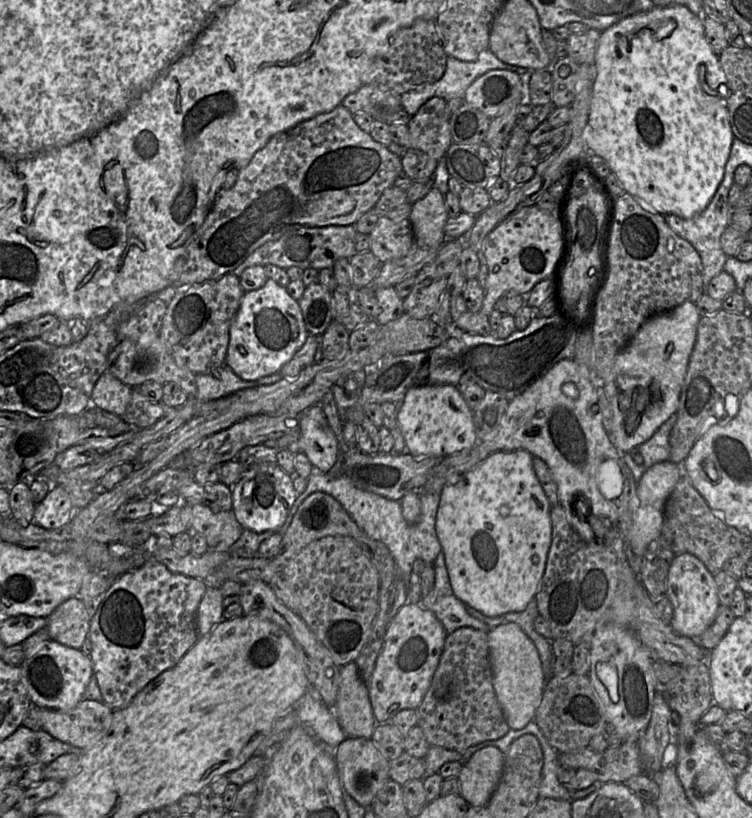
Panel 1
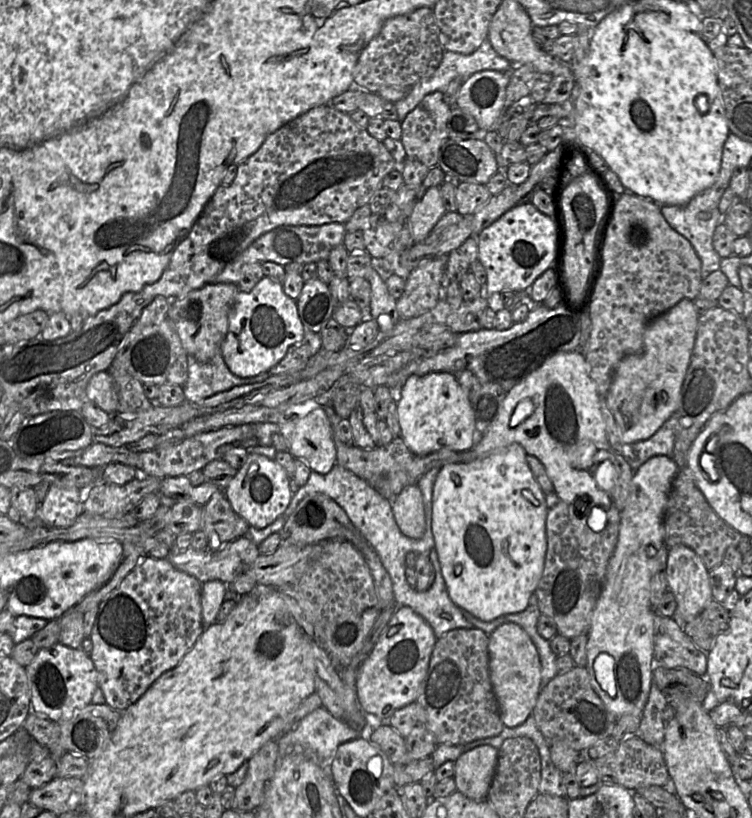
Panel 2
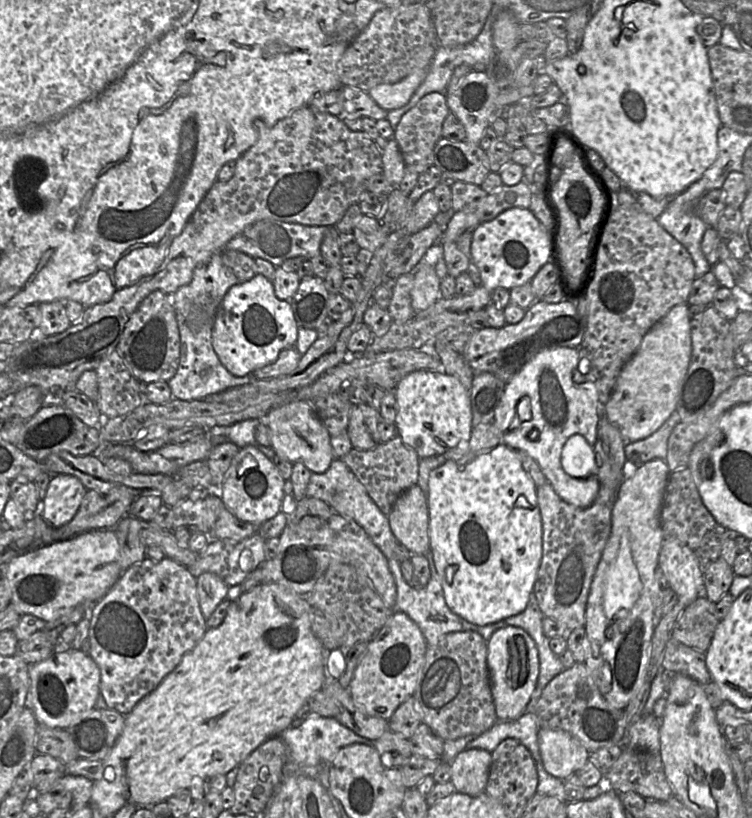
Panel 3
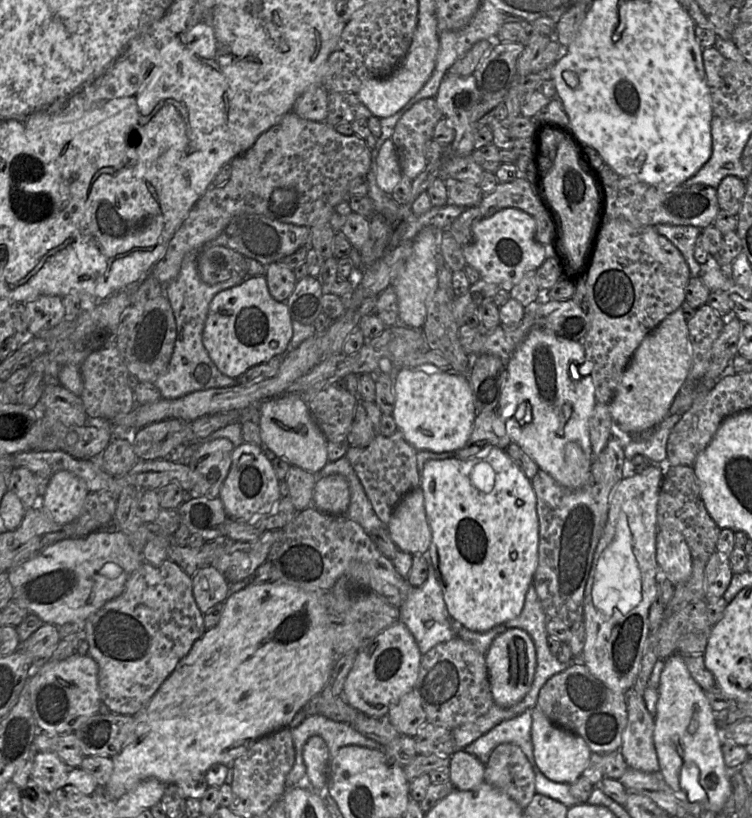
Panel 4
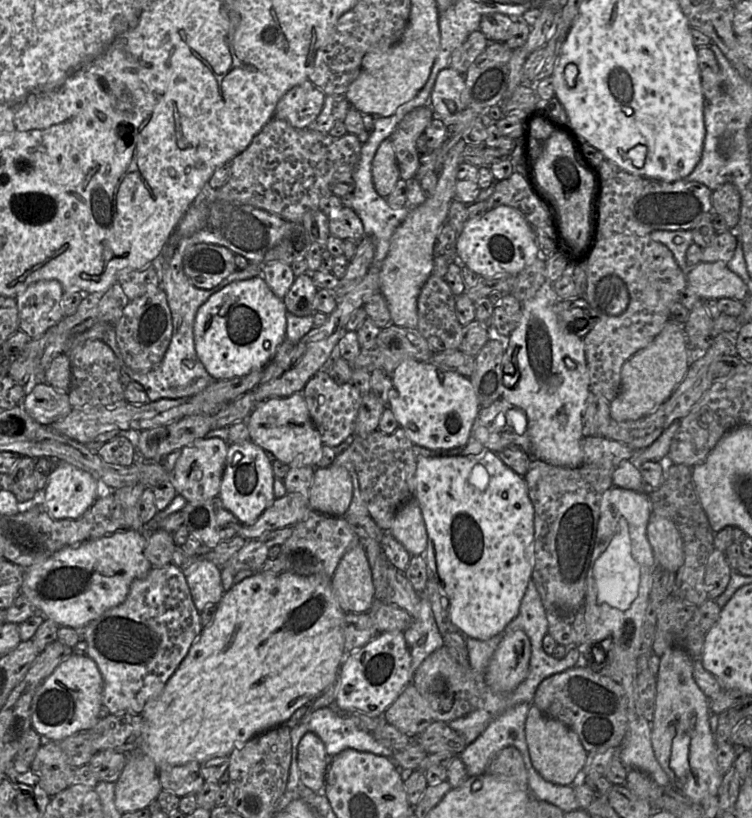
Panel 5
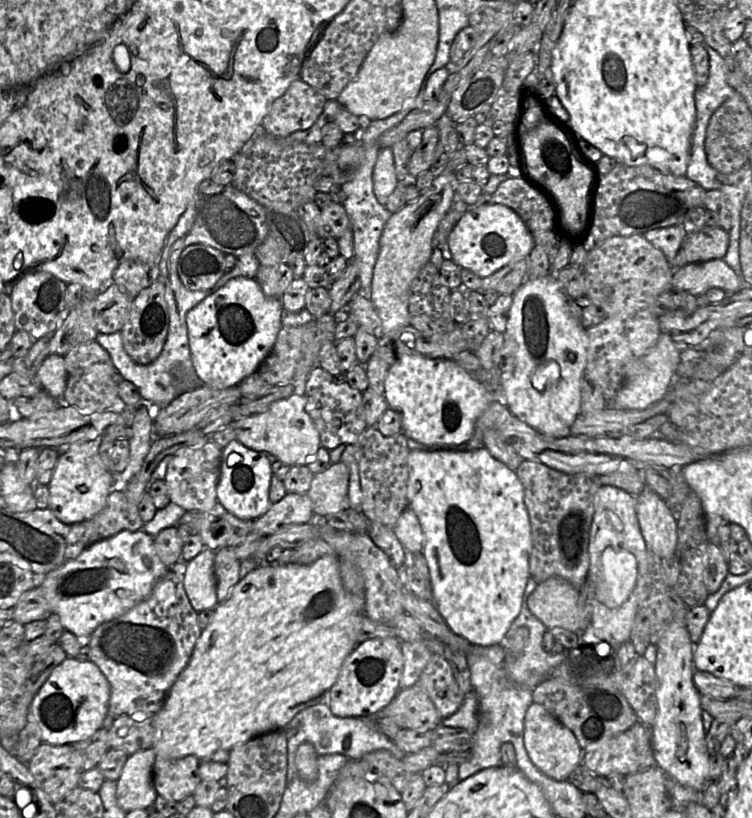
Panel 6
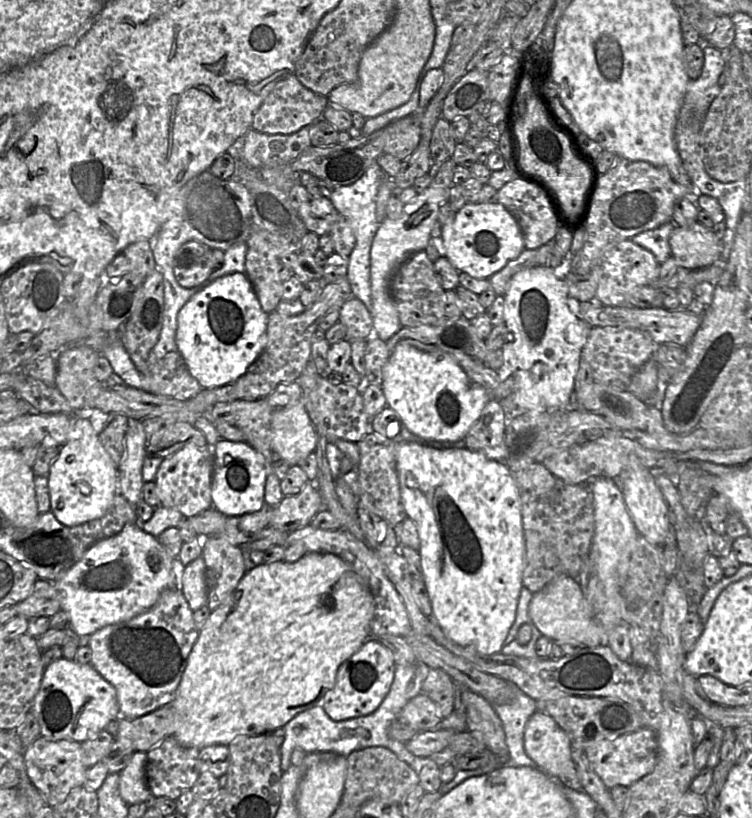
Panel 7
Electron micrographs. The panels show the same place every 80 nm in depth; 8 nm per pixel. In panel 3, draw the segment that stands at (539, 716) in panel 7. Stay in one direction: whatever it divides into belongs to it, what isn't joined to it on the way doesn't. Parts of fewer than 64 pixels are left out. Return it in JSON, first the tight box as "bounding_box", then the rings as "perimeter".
{"bounding_box":[538,727,591,780],"perimeter":[[[540,727],[538,744],[545,770],[561,780],[576,774],[591,754],[576,737],[563,730]]]}

